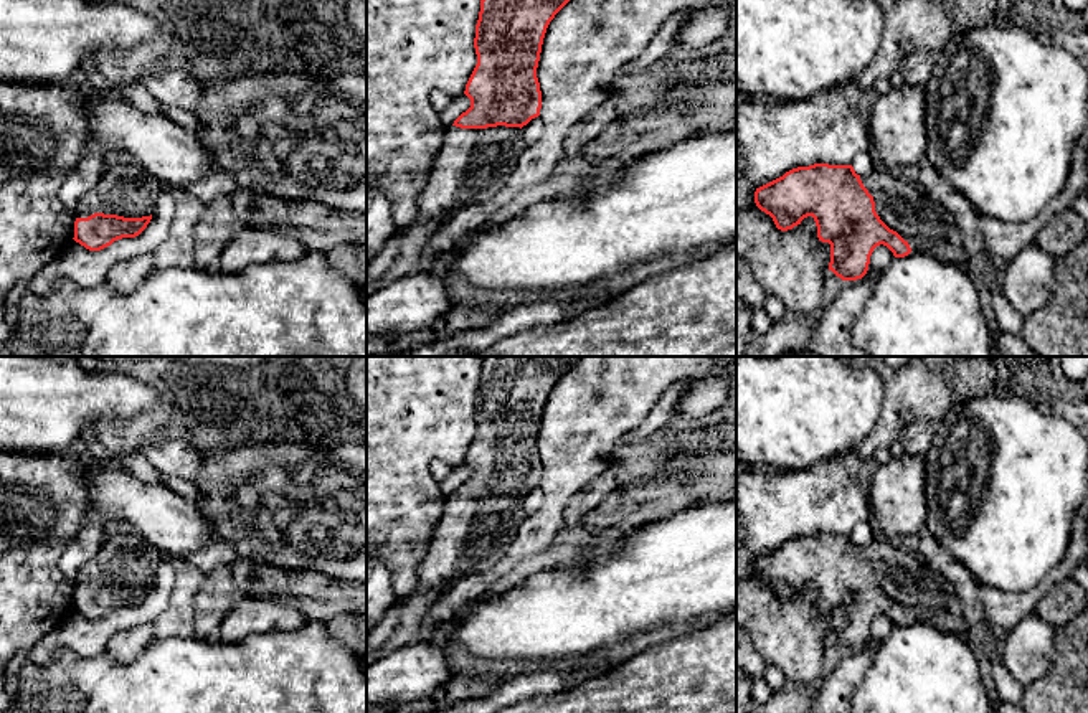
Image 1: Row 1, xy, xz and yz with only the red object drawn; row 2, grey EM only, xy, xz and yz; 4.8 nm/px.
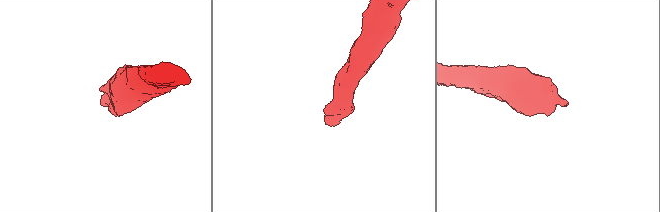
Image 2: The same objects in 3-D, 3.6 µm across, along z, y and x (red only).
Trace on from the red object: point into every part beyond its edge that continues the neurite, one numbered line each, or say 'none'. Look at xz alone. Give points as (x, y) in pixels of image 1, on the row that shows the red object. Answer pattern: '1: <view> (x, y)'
1: xz (473, 164)

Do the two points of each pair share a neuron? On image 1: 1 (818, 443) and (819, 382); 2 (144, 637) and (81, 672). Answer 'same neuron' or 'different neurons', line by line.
1: same neuron
2: different neurons

